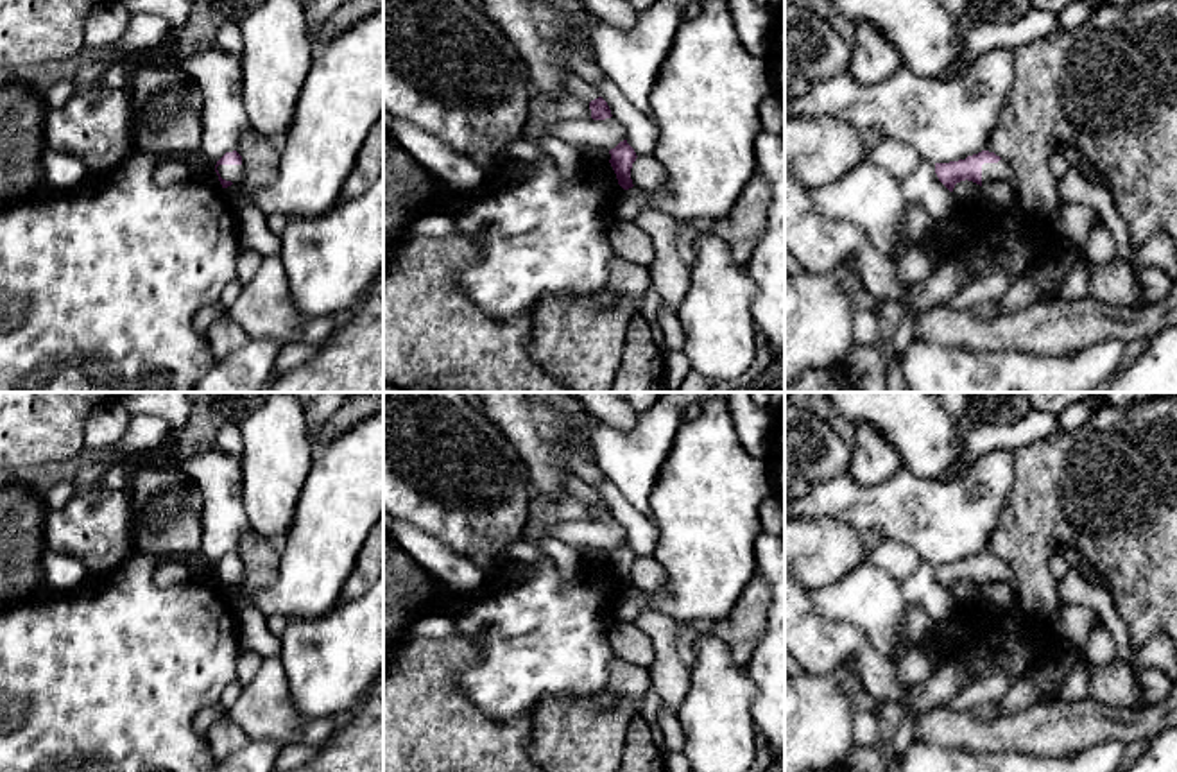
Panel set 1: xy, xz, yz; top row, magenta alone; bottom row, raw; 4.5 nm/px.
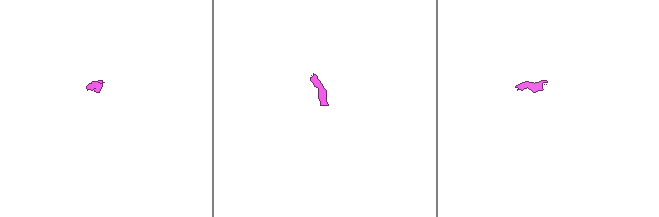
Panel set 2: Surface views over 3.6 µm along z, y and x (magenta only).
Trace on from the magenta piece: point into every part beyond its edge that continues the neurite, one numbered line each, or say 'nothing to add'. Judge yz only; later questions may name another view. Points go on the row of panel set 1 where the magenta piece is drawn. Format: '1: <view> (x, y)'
1: yz (1002, 171)

